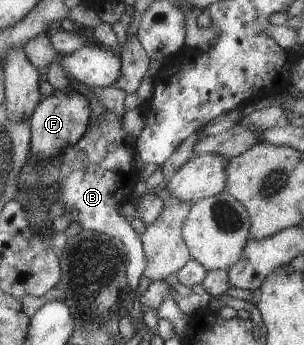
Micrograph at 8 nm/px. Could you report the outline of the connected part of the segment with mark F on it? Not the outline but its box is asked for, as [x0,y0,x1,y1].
[28,89,89,160]

